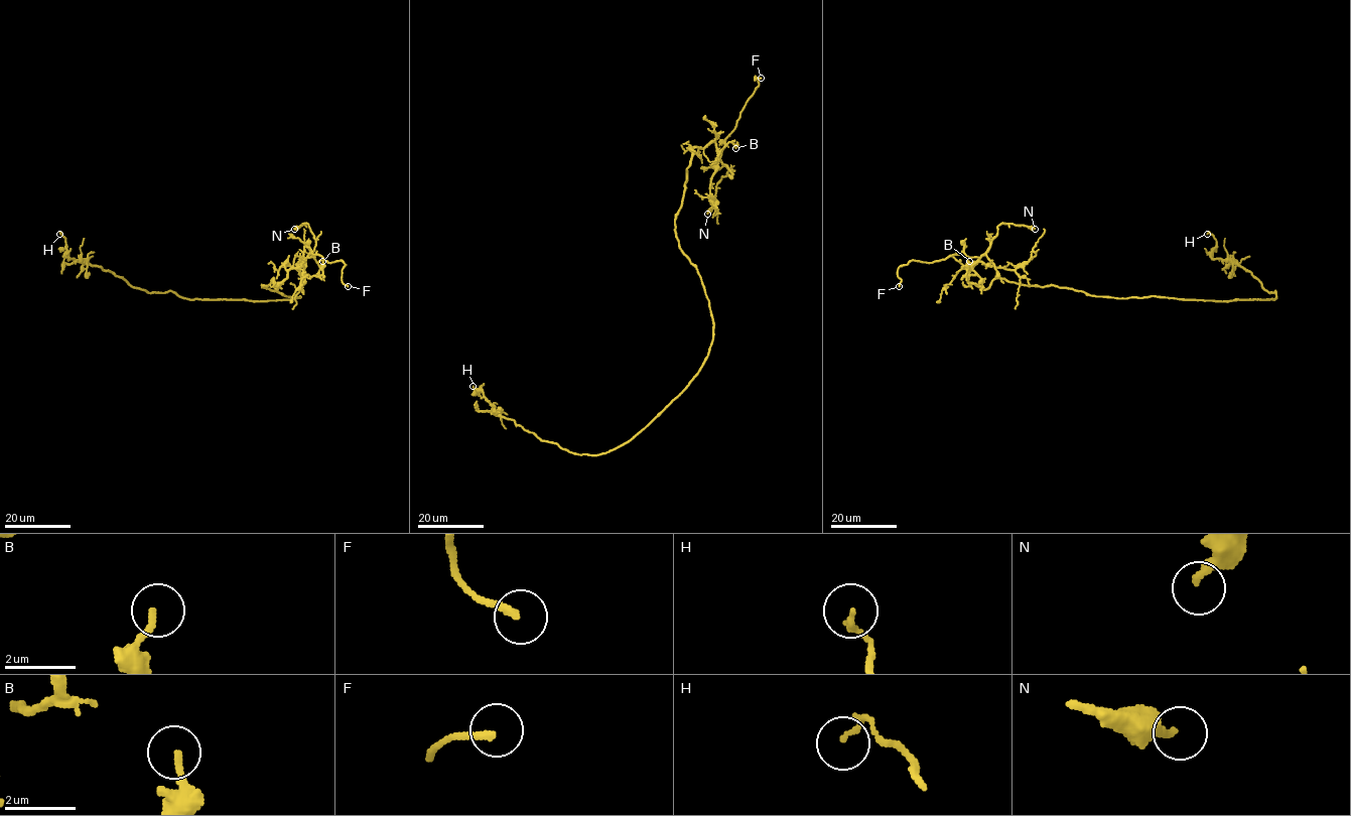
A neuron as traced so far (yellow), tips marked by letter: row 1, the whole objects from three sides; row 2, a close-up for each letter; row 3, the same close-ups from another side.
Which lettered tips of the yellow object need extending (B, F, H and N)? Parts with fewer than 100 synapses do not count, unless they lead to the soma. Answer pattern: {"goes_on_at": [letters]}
{"goes_on_at": ["F"]}

